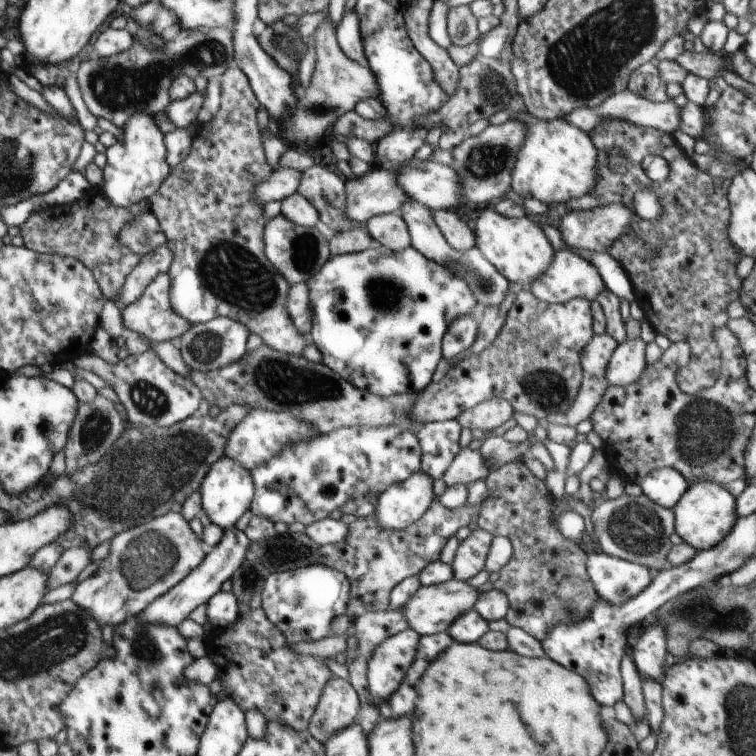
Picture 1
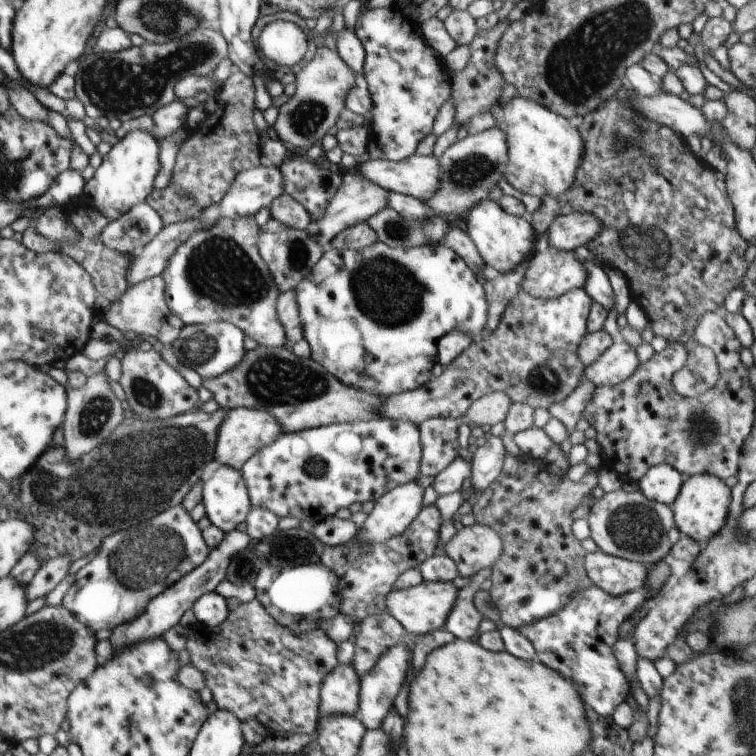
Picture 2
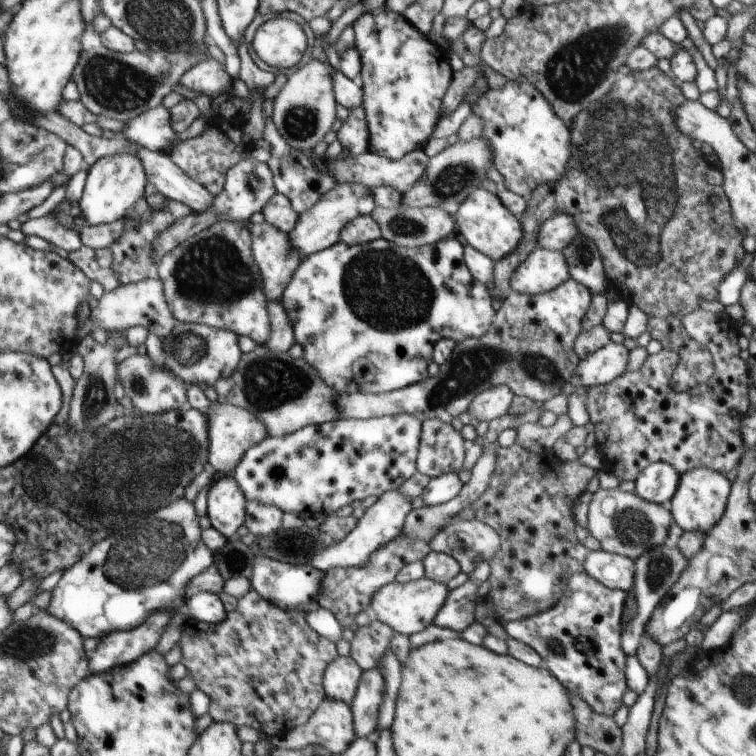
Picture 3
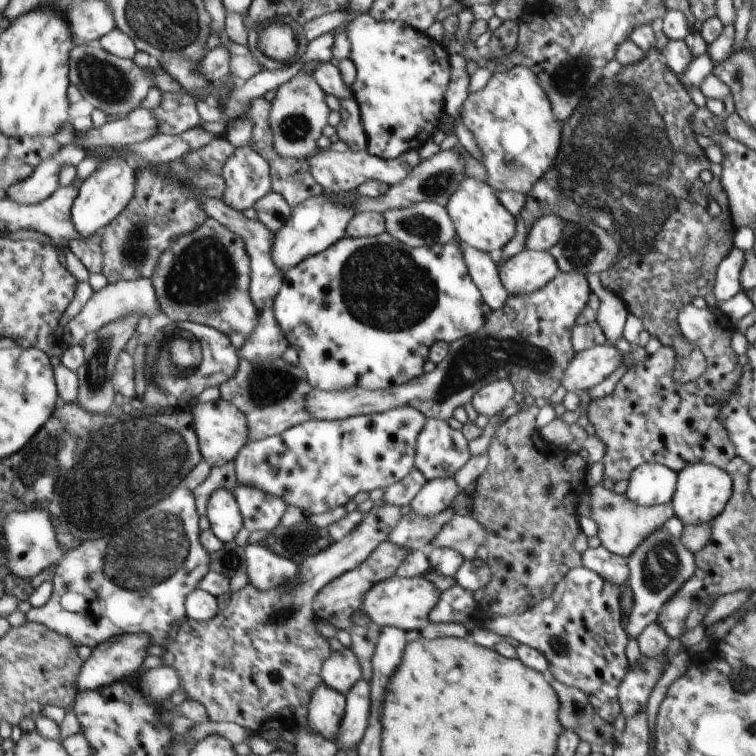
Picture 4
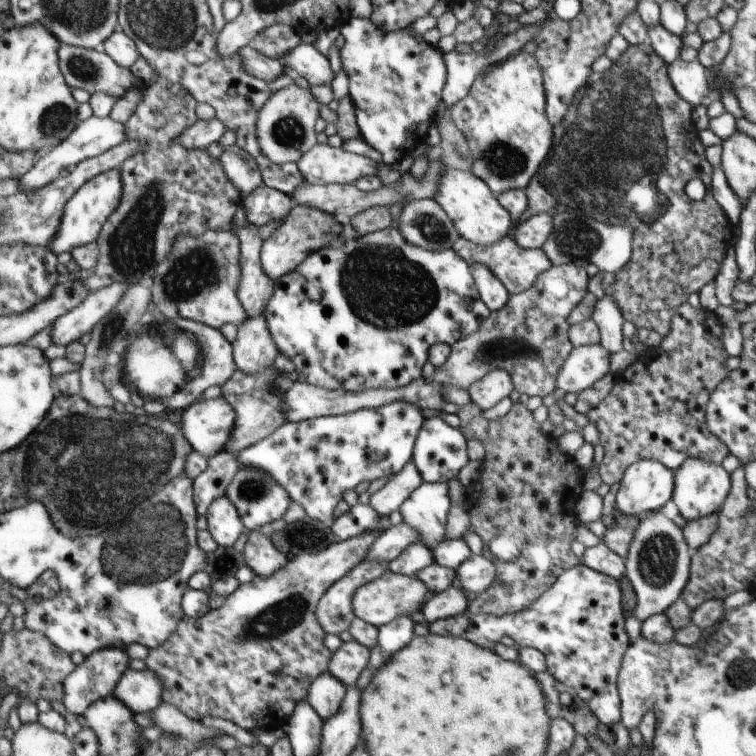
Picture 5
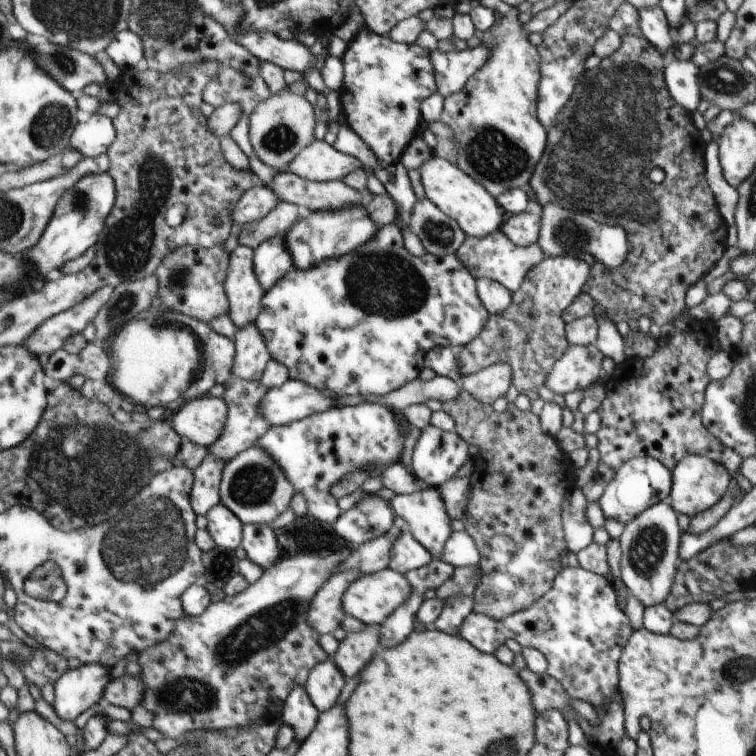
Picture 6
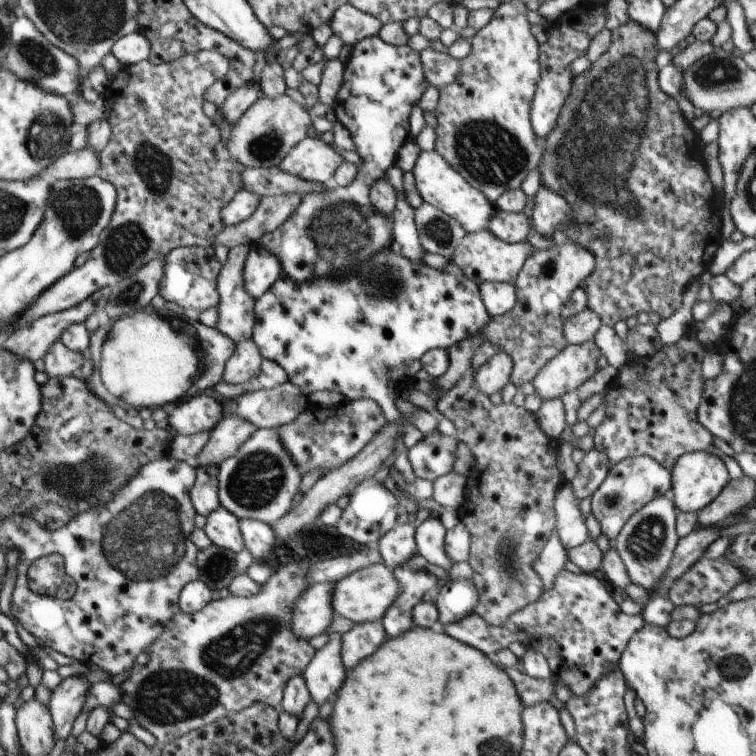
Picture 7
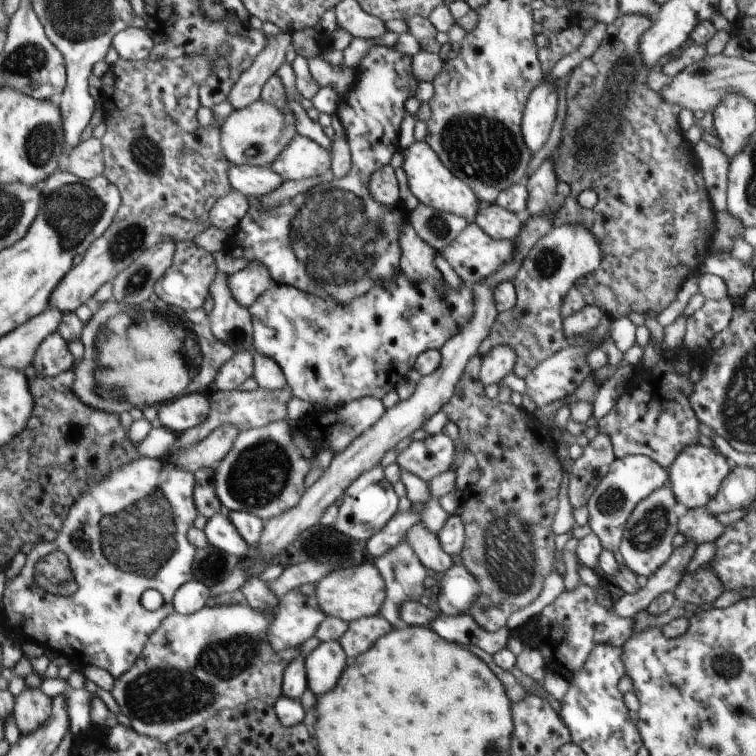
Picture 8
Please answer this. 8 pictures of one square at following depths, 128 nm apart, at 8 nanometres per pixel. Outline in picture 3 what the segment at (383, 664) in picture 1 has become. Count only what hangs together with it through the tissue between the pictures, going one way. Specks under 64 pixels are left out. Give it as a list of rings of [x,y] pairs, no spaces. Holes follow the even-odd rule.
[[[380,668],[364,671],[356,688],[354,700],[349,705],[352,720],[354,720],[356,739],[375,734],[382,696],[384,696],[384,678],[382,678]]]

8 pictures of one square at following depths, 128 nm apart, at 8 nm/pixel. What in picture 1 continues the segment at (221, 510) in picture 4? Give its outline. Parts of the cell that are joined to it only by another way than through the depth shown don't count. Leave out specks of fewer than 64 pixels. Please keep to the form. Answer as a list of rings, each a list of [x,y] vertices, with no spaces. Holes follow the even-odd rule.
[[[224,456],[211,464],[198,491],[201,494],[202,508],[211,522],[226,530],[234,527],[244,512],[251,508],[255,486],[251,472],[247,468]]]

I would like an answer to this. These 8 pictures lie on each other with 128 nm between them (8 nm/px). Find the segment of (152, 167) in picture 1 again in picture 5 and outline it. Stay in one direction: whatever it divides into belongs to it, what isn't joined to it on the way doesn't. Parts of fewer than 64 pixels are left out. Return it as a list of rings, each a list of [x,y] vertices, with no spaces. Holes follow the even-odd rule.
[[[112,169],[94,176],[90,181],[84,182],[74,196],[66,202],[62,220],[58,226],[58,232],[54,240],[47,245],[50,252],[59,255],[63,252],[72,252],[76,246],[86,246],[97,243],[98,236],[106,220],[118,208],[122,198],[122,180],[120,180],[120,169]]]

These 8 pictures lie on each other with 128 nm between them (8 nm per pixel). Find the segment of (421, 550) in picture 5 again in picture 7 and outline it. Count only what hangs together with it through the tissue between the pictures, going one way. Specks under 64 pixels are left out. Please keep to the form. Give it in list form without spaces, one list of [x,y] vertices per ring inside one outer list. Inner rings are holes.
[[[412,522],[397,524],[388,530],[378,543],[378,552],[382,556],[382,563],[390,569],[408,562],[416,552],[416,542],[414,540],[415,527]]]

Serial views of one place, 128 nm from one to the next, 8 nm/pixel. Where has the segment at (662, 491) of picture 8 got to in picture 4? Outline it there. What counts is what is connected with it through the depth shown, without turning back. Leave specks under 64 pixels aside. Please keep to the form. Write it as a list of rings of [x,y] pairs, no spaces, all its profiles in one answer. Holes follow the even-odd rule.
[[[658,528],[652,532],[627,559],[630,575],[627,584],[630,585],[634,593],[634,606],[632,614],[628,616],[626,633],[629,638],[638,639],[642,630],[657,621],[666,602],[674,598],[674,594],[682,588],[686,580],[690,580],[696,571],[694,553],[690,552],[681,538],[672,536],[666,528]]]

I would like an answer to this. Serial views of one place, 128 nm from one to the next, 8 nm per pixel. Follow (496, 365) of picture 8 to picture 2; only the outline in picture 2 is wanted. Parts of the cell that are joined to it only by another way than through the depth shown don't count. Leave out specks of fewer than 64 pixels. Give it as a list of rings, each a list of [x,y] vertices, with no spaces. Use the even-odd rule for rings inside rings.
[[[492,392],[472,402],[462,421],[470,428],[482,427],[482,431],[489,430],[490,432],[490,426],[492,427],[498,422],[505,422],[512,404],[512,400],[506,392]]]

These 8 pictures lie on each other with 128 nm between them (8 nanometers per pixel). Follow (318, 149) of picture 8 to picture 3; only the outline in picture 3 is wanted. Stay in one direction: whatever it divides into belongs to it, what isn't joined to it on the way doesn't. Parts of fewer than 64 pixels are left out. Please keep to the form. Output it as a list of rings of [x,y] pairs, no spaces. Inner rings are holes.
[[[422,148],[411,151],[400,160],[390,160],[367,151],[365,154],[360,154],[360,156],[350,156],[350,158],[335,160],[334,162],[325,159],[322,161],[321,167],[336,180],[336,184],[358,184],[368,189],[386,186],[402,193],[410,190],[422,178],[428,160],[429,157]]]

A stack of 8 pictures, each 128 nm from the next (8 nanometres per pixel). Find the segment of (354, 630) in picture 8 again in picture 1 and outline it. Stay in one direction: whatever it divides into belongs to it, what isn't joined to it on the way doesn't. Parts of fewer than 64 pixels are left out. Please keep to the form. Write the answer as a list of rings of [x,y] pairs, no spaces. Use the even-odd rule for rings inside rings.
[[[336,676],[324,685],[308,731],[324,744],[341,730],[356,724],[361,704],[358,693],[348,680]]]

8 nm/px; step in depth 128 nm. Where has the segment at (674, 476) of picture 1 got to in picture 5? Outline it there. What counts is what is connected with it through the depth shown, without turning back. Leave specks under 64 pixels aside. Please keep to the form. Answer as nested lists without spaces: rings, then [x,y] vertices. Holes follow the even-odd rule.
[[[653,459],[628,466],[616,494],[617,514],[640,517],[659,511],[674,493],[674,471]]]

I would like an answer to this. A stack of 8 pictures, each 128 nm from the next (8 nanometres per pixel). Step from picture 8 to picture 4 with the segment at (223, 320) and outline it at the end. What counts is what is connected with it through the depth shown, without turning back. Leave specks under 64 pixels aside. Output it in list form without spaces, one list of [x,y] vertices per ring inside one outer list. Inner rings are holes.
[[[204,198],[202,200],[202,210],[206,212],[209,219],[216,220],[222,225],[225,225],[228,230],[234,232],[237,236],[242,238],[245,244],[246,254],[250,262],[250,300],[256,306],[256,310],[262,312],[264,310],[273,309],[273,301],[282,286],[285,272],[280,268],[276,268],[276,264],[272,262],[272,244],[274,244],[274,232],[270,232],[262,222],[246,218],[242,212],[234,210],[229,205],[226,205],[221,199],[218,198]]]

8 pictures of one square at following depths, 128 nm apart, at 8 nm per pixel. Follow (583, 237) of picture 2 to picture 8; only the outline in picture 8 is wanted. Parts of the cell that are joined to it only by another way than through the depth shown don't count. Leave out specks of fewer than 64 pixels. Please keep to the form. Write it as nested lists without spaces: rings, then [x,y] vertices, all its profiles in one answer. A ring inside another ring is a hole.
[[[496,202],[480,204],[475,223],[492,238],[513,242],[523,227],[515,212],[501,207]]]

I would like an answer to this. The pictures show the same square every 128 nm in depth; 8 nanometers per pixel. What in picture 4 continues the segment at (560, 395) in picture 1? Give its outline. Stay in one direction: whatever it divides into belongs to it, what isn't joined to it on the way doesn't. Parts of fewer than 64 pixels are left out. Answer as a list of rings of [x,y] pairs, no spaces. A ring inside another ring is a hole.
[[[558,272],[556,278],[552,278],[550,282],[546,282],[546,286],[542,286],[535,292],[510,295],[504,307],[494,311],[481,330],[470,337],[452,342],[446,358],[436,365],[432,372],[385,390],[369,390],[362,388],[359,384],[346,390],[336,391],[312,388],[304,398],[304,406],[311,419],[341,420],[357,415],[384,413],[402,406],[412,406],[420,410],[426,419],[436,418],[447,422],[456,408],[465,407],[480,388],[496,380],[508,380],[516,393],[549,399],[561,386],[564,372],[576,354],[571,342],[572,328],[577,324],[578,316],[588,303],[591,292],[586,276],[578,272]]]

